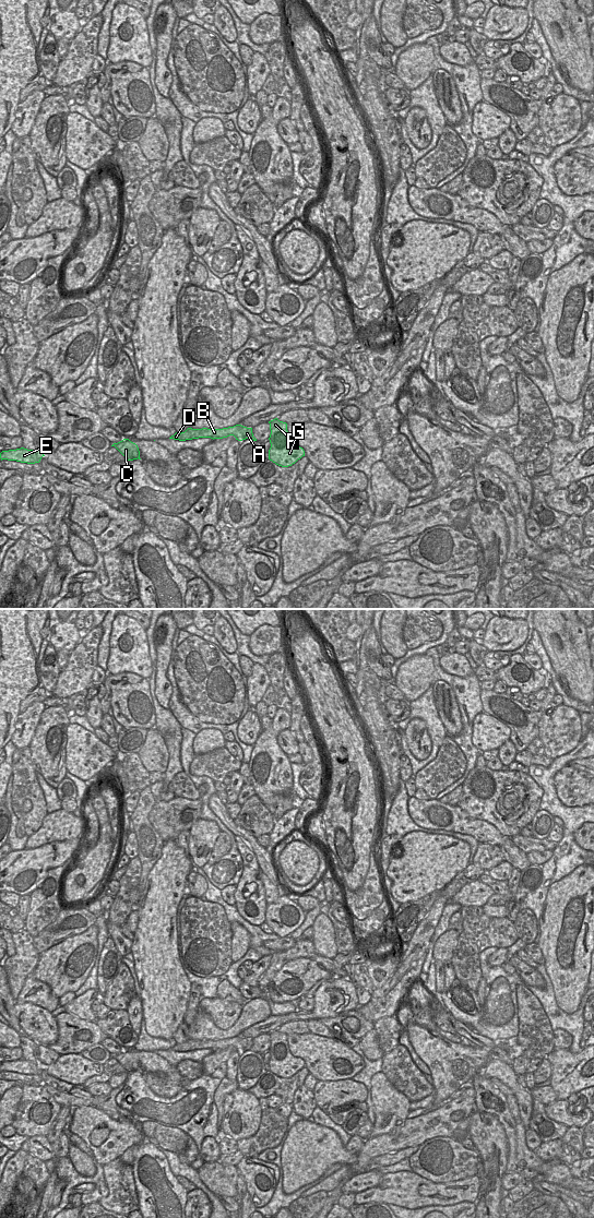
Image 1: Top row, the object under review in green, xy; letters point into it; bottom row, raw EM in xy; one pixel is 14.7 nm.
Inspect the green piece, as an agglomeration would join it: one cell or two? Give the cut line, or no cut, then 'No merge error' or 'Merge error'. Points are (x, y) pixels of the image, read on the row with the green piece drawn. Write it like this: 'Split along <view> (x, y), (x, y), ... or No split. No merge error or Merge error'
Split along xy (223, 429), (221, 438). Merge error

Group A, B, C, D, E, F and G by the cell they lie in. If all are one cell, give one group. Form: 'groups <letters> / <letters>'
groups A F G / B C D E

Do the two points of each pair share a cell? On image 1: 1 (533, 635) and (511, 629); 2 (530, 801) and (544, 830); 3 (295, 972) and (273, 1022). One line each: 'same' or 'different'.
1: different
2: different
3: different

